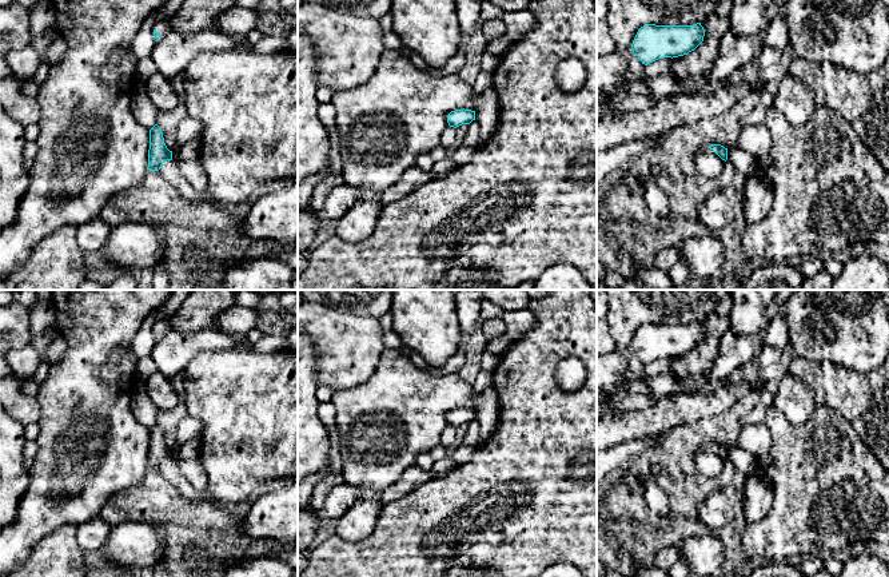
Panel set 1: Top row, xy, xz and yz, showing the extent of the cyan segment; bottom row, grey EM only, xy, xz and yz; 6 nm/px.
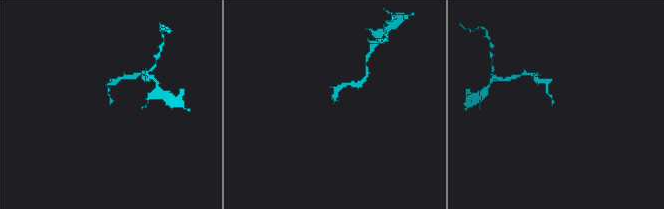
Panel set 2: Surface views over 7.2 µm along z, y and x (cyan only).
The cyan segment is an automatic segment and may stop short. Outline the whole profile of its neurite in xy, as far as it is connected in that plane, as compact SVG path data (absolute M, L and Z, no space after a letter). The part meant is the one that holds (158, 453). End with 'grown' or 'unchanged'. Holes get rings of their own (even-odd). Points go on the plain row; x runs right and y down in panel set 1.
M158 423L150 429L150 449L147 469L159 470L162 463L172 459L172 450L164 442L163 431Z; unchanged

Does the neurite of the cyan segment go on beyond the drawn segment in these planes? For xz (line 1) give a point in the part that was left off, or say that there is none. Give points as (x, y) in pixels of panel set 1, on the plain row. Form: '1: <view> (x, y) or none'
1: none

